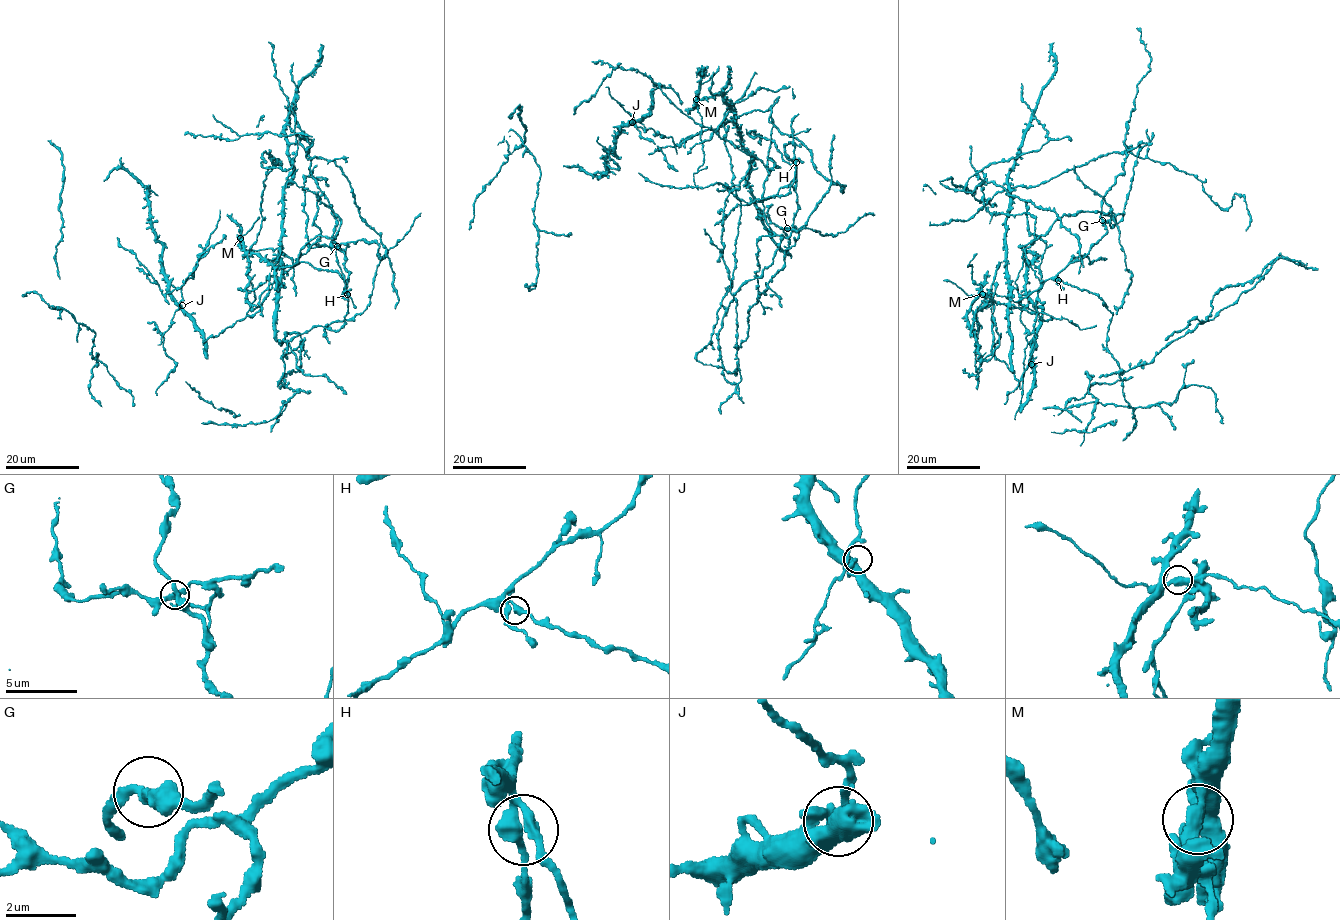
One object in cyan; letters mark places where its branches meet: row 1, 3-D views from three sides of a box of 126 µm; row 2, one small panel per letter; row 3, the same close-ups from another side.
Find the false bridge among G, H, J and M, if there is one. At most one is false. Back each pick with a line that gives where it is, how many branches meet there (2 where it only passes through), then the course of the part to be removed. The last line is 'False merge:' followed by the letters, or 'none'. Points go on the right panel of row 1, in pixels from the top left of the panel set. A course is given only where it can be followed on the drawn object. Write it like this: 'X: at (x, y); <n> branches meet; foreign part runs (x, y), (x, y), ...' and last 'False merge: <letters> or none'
M: at (982, 294); 2 branches meet; foreign part runs (982, 294), (1005, 296), (1036, 313), (1067, 319), (1081, 329), (1096, 325)
False merge: M

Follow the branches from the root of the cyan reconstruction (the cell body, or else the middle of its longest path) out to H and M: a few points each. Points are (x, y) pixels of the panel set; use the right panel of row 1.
H: (1101, 218), (1107, 233), (1086, 255), (1070, 262), (1055, 276), (1058, 280)
M: (1101, 218), (964, 189), (1047, 141), (1032, 119), (1008, 179), (1007, 308), (1042, 318), (982, 294)

